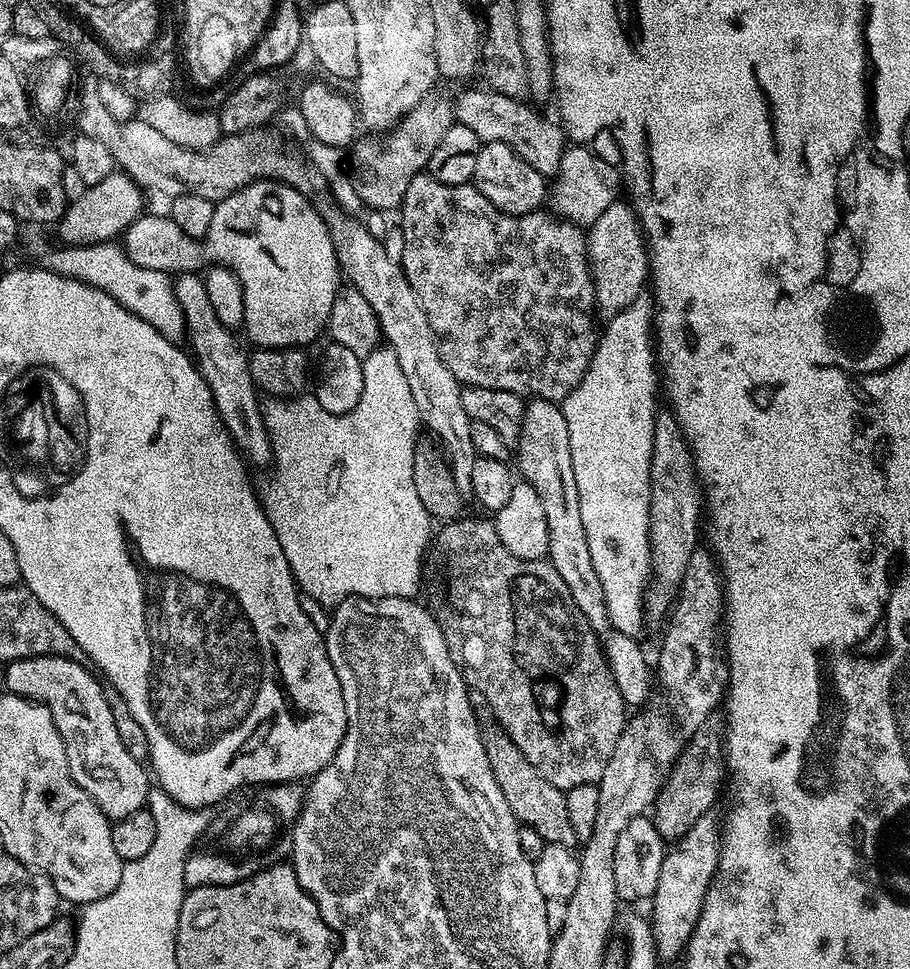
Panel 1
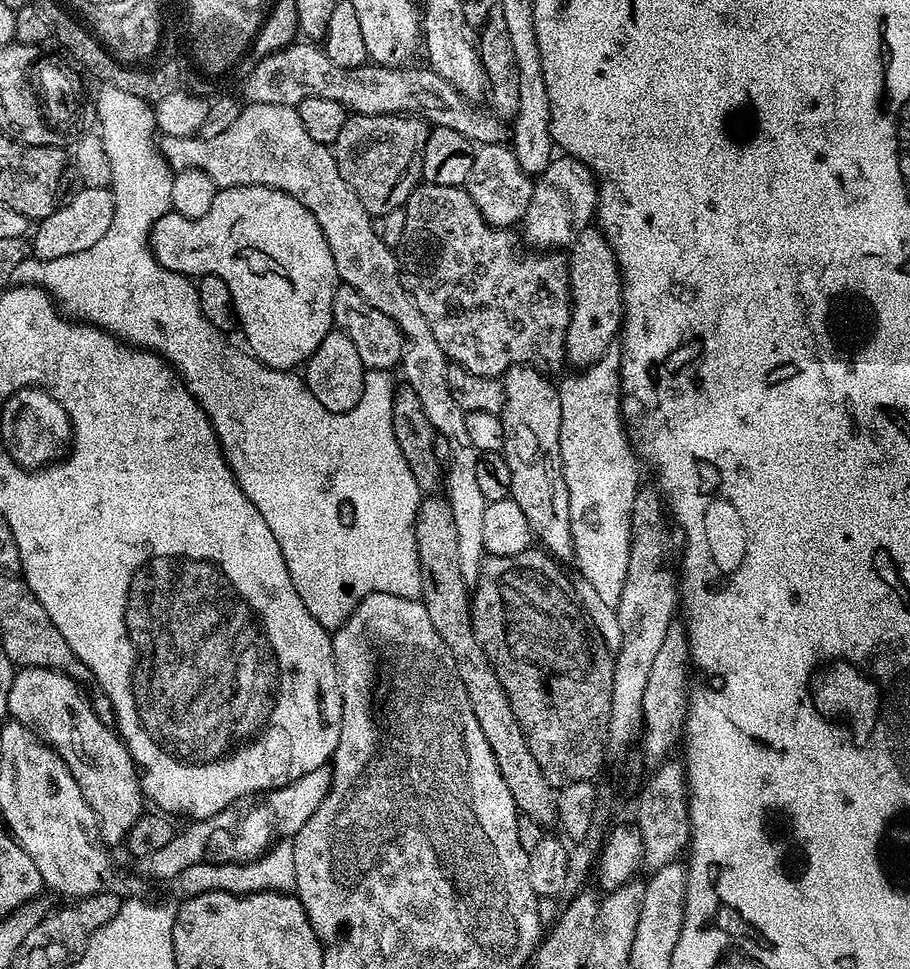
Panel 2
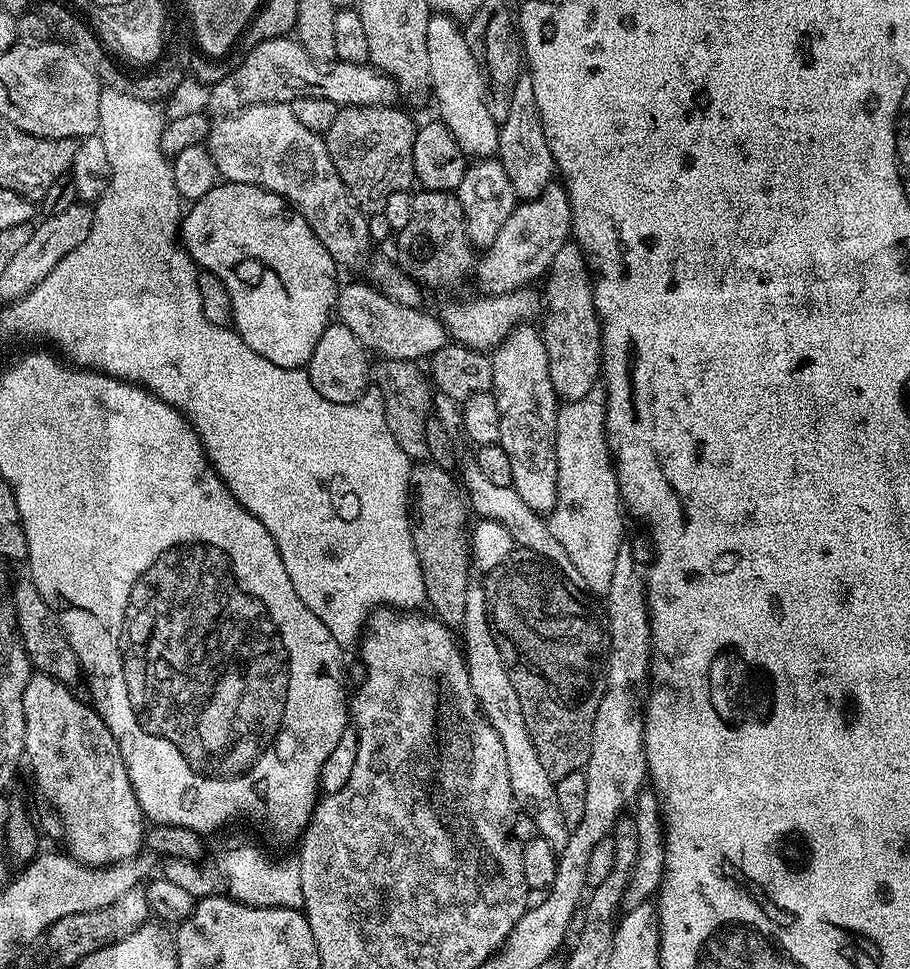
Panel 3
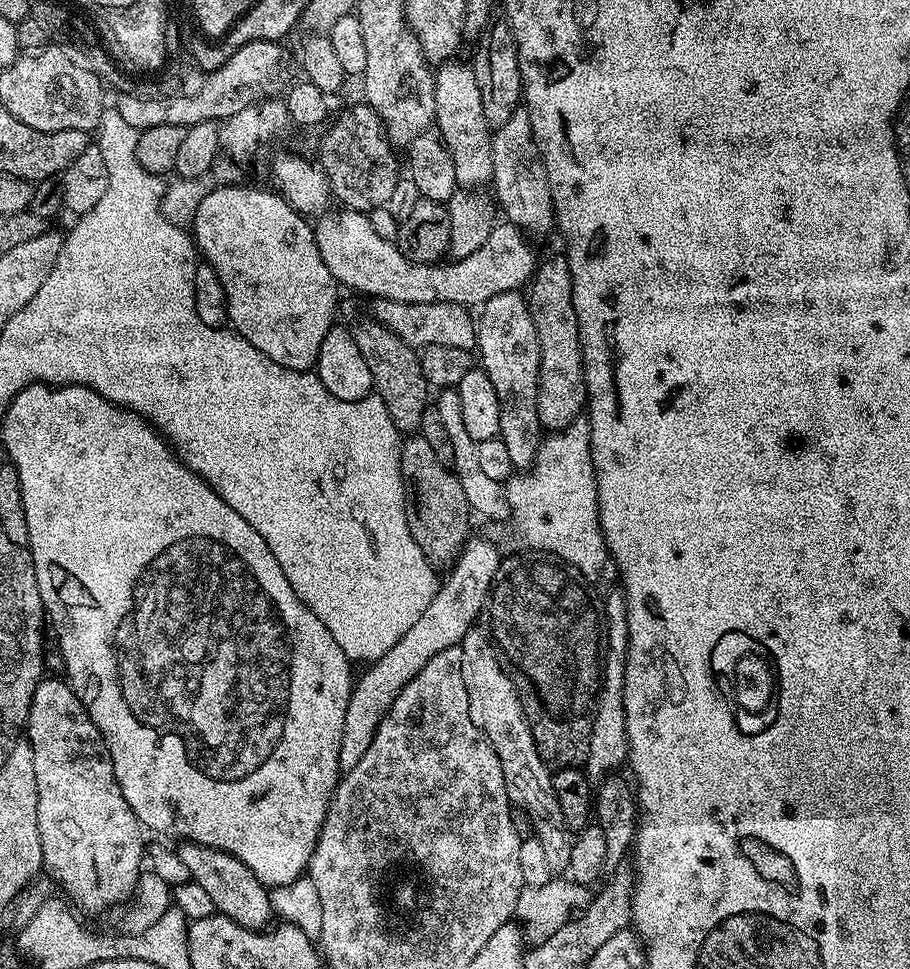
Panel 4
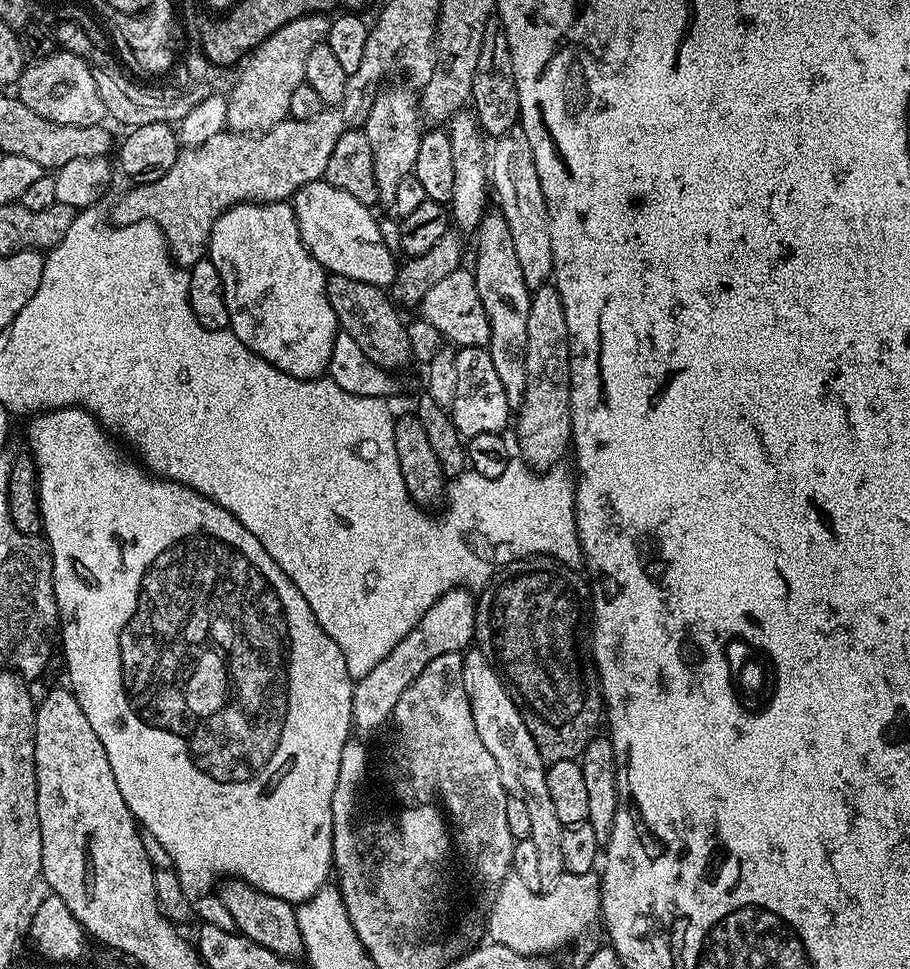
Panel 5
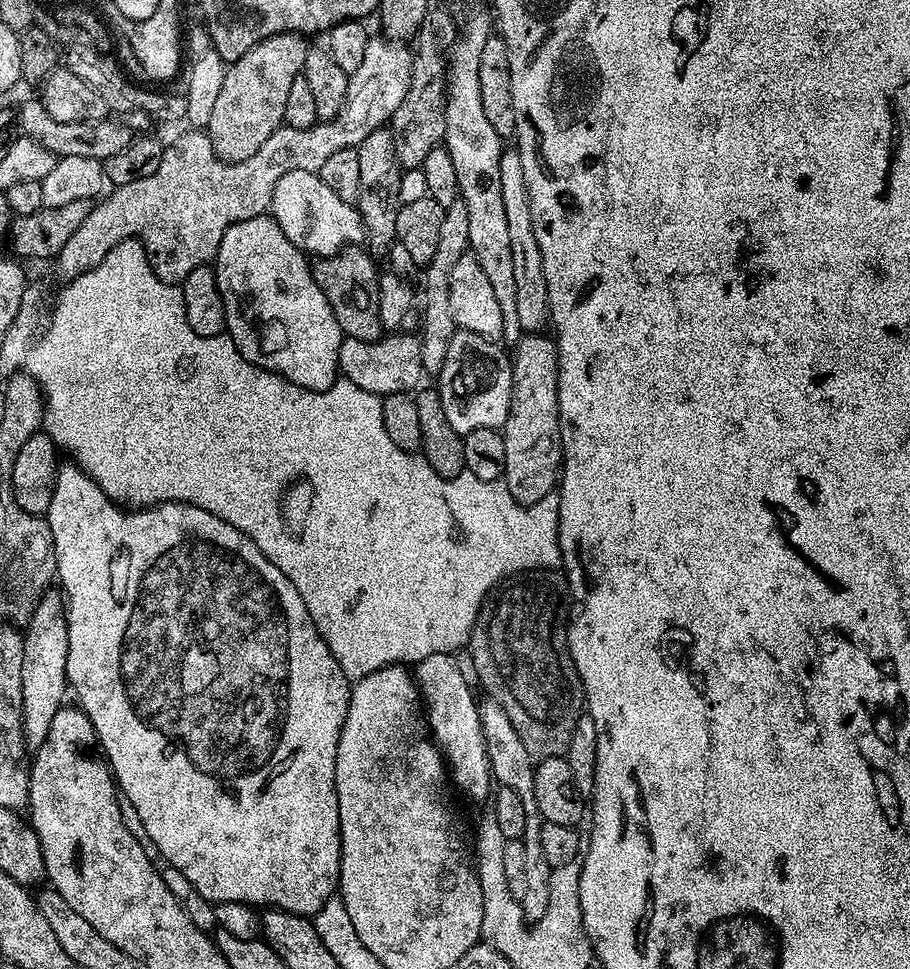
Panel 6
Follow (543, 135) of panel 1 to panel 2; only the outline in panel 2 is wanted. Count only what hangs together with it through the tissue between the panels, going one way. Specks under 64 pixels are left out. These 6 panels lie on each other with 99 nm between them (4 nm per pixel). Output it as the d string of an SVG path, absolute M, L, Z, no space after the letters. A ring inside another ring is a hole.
M297 42L255 61L250 74L243 77L242 84L248 104L295 106L302 102L302 98L330 98L358 116L418 116L437 128L458 130L458 134L476 146L503 144L509 139L509 125L495 112L484 106L475 108L477 105L471 99L429 66L411 68L381 66L371 62L360 68L334 66L323 47L312 42Z

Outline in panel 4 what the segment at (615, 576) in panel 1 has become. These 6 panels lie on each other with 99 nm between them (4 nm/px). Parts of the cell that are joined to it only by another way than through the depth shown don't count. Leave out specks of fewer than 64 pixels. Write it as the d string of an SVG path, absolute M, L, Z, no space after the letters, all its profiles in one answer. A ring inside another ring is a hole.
M577 418L570 426L551 433L541 443L536 463L531 468L513 475L512 479L507 481L506 497L511 512L510 524L516 527L516 532L520 535L521 542L524 543L521 545L525 549L550 552L554 556L560 556L585 578L600 576L604 572L604 567L609 567L608 547L600 529L596 471L590 458L590 434L587 419Z

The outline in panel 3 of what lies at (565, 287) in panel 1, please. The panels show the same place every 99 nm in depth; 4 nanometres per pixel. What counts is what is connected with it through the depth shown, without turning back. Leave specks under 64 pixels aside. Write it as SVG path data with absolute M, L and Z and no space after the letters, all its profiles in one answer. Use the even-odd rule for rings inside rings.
M417 191L412 197L410 222L406 222L395 239L395 263L425 289L452 288L467 272L469 275L473 271L474 245L466 234L462 206L453 193ZM525 286L513 292L504 292L501 296L488 296L484 300L456 300L438 312L444 322L444 329L455 343L463 344L465 348L472 348L475 352L487 353L497 348L499 344L519 324L532 322L541 315L542 296L535 287Z

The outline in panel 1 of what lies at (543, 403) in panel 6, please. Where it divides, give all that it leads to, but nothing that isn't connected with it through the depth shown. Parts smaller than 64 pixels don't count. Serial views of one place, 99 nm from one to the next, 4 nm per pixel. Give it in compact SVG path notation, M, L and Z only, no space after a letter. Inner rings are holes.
M631 203L611 204L587 229L588 264L592 268L592 281L596 287L595 311L607 318L626 310L634 298L645 291L650 276L648 246L644 239L644 230Z

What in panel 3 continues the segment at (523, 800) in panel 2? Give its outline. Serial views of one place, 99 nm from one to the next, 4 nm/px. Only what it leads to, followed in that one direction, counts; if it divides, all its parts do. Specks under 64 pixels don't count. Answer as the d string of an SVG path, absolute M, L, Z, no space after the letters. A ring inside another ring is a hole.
M420 462L415 465L408 473L408 487L410 489L410 535L414 542L414 550L418 554L418 562L420 563L420 569L422 570L422 582L424 583L424 599L427 607L430 609L431 615L435 619L439 620L441 624L445 624L450 630L456 630L461 627L466 618L466 590L467 584L470 579L470 519L464 514L466 512L466 498L462 493L461 485L458 483L457 477L453 475L451 471L443 469L442 466L438 466L431 462Z

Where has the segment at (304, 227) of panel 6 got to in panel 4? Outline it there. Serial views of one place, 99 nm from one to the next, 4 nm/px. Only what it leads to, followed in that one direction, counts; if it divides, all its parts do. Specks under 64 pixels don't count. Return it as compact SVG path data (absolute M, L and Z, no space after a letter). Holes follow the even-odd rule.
M340 210L337 216L328 215L321 215L314 224L322 262L334 274L337 285L345 284L356 292L365 292L368 298L390 298L407 304L450 302L472 310L498 294L523 289L531 281L538 263L538 255L528 245L529 237L524 229L507 222L497 223L490 238L470 258L419 264L403 256L395 243L368 221L371 219L365 213Z

